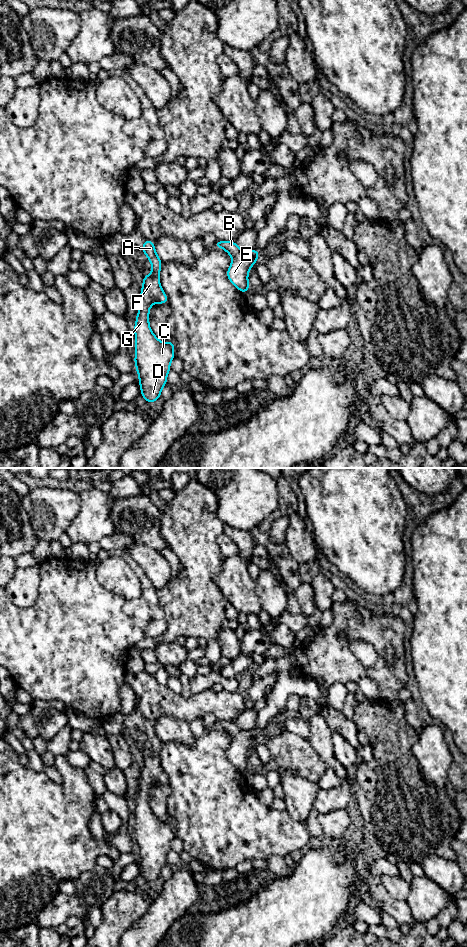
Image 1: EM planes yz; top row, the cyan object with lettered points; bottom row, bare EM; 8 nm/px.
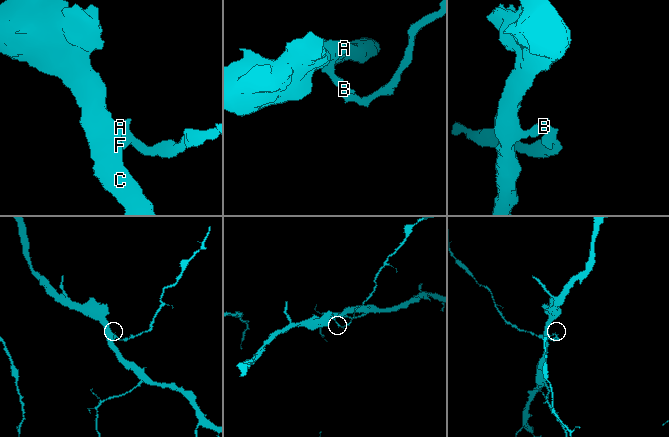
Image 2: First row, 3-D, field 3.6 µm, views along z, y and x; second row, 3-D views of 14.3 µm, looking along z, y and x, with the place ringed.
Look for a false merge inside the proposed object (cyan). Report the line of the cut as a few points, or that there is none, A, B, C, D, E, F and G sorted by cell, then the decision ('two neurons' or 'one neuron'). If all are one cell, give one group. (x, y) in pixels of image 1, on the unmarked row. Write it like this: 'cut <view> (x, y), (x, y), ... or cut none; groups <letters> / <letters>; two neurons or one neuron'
cut none; groups A B C D E F G; one neuron

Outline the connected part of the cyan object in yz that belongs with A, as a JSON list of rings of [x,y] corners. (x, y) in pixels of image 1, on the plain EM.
[[[145,720],[141,726],[152,746],[152,753],[143,756],[143,766],[136,796],[135,847],[139,856],[140,874],[153,883],[161,876],[162,868],[167,864],[167,854],[171,850],[170,842],[176,837],[174,821],[162,823],[152,812],[149,805],[149,791],[154,783],[167,784],[168,776],[161,768],[159,754],[162,740],[157,736],[153,720]]]

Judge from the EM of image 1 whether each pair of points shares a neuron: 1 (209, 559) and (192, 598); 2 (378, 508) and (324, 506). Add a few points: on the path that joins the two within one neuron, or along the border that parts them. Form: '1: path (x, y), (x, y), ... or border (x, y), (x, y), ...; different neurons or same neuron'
1: path (199, 569), (194, 588); same neuron
2: path (365, 508), (337, 506); same neuron

